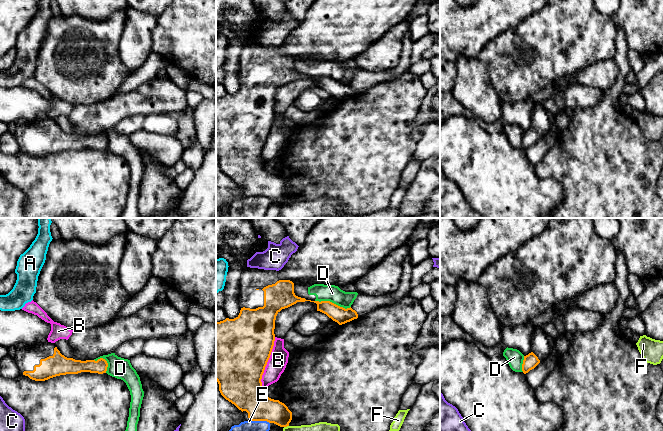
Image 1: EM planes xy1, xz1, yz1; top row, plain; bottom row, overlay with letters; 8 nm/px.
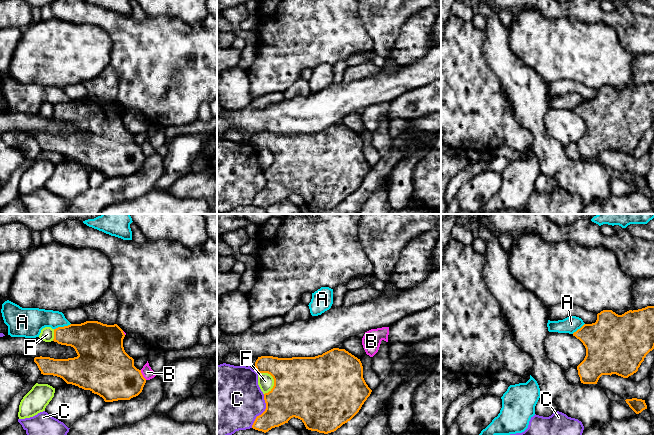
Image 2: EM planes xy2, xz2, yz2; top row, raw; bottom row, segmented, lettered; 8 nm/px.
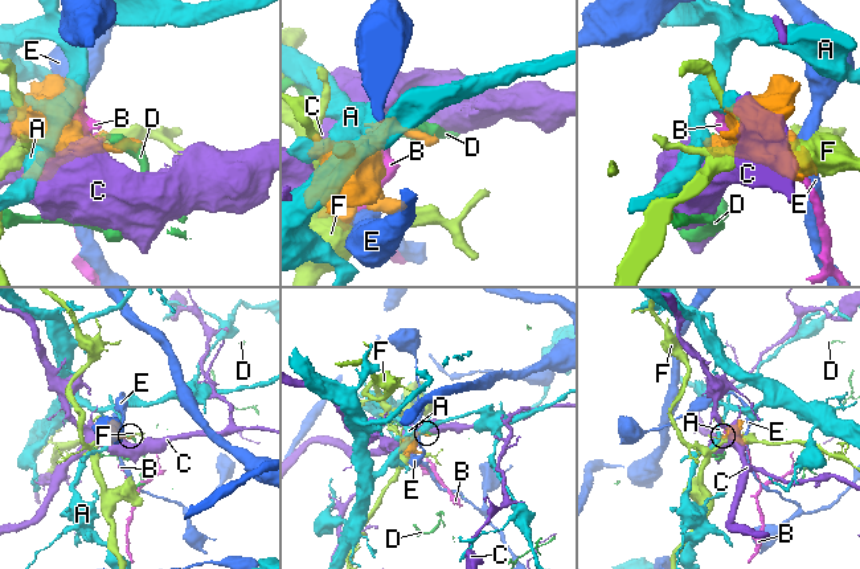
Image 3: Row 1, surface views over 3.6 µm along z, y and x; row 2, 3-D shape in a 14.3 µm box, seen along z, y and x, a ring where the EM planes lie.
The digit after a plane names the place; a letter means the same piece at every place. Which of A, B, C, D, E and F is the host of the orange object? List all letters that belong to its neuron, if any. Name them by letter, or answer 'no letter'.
no letter

